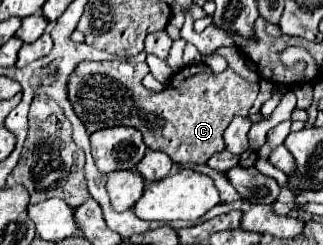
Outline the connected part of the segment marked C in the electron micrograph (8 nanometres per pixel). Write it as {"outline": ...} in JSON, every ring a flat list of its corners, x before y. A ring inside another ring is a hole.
{"outline":[[84,61,70,77,68,99,88,133,114,125,136,127,148,149,166,153,178,165,206,163,214,153,225,149,224,131,228,123,235,116,248,118,259,93,259,82,242,79,230,67,214,73,204,63,186,65,162,93,148,91,142,85,144,75,146,63]]}

